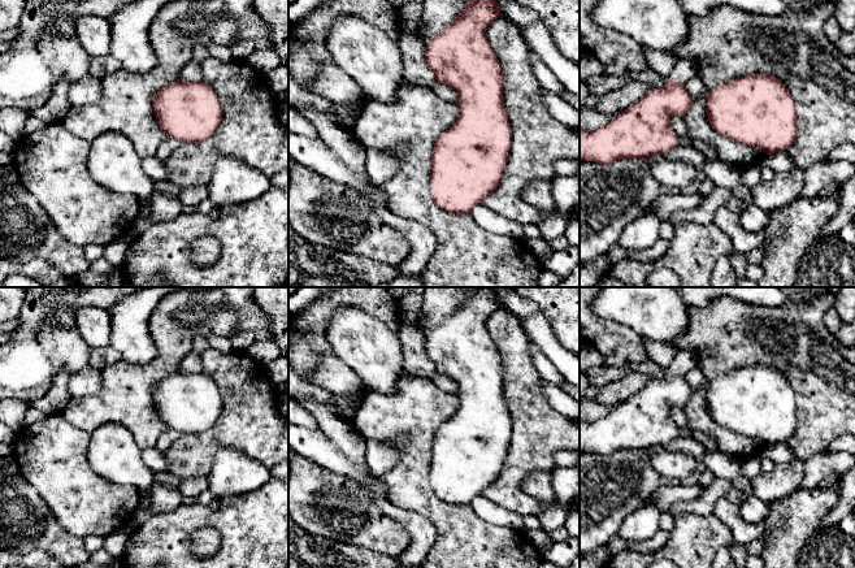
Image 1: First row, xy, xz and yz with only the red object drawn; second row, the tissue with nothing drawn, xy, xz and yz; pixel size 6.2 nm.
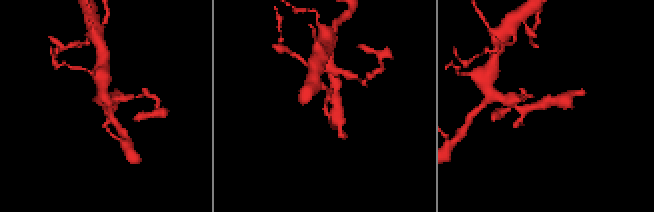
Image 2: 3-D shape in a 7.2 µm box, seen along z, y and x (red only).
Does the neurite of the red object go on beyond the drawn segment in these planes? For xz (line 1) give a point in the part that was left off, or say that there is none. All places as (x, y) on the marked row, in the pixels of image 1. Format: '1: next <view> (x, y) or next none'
1: next none

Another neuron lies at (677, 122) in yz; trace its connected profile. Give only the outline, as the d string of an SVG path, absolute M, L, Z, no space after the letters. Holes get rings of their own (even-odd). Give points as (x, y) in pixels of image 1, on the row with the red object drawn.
M673 116L670 118L670 125L672 125L673 130L677 133L678 138L689 138L686 122L685 122L683 117Z

